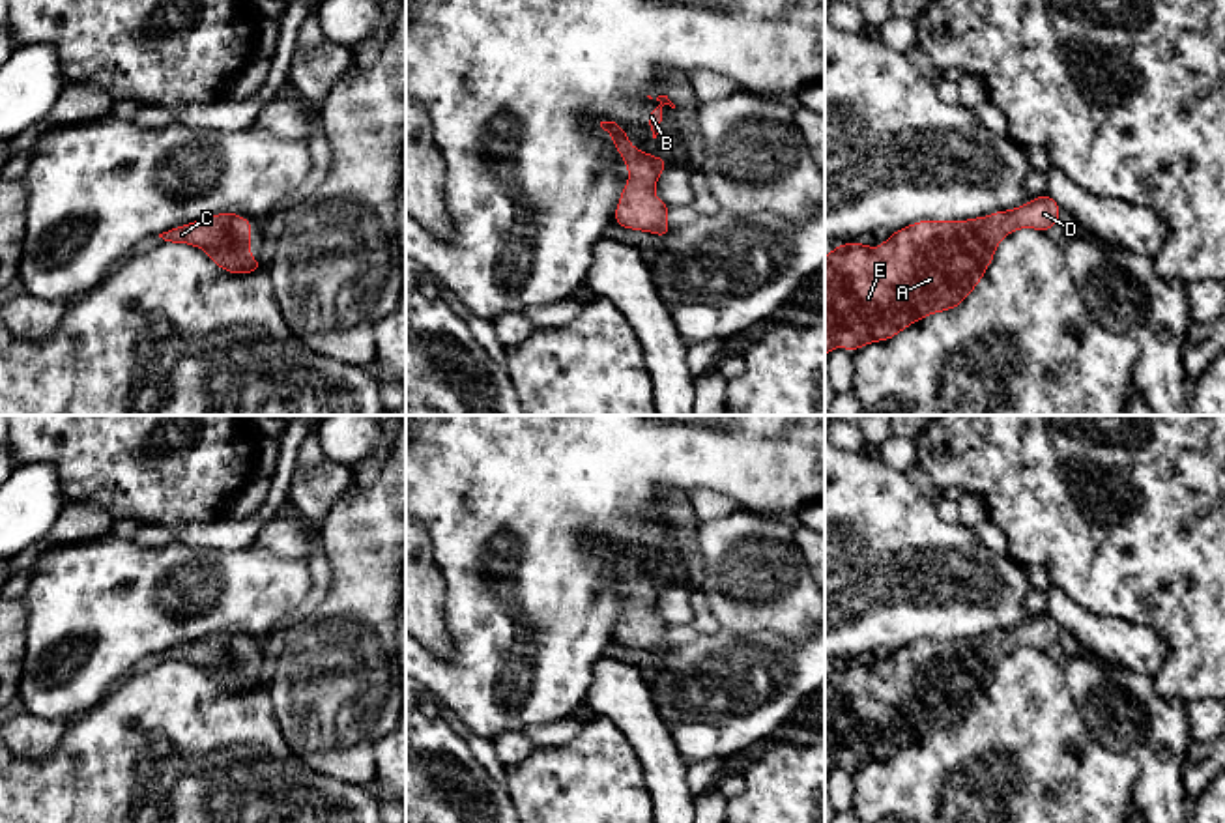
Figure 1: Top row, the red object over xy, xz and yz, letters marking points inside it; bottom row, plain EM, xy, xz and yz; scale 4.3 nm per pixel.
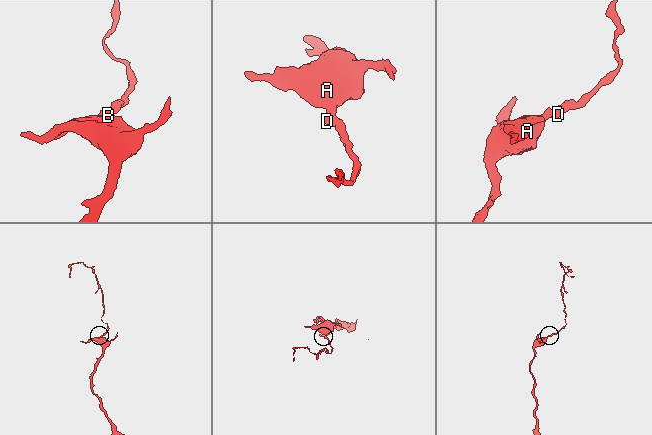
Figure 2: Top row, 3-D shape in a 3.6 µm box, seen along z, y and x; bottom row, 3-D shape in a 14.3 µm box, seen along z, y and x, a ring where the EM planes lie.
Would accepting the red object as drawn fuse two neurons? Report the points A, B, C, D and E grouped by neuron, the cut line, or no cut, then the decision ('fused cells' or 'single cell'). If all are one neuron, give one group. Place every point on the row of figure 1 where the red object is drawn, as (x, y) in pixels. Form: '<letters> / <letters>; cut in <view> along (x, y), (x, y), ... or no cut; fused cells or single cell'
A B C D E; no cut; single cell

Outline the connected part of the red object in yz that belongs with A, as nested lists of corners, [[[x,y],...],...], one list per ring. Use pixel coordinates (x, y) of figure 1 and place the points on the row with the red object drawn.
[[[1044,195],[1021,208],[993,211],[989,217],[969,221],[918,221],[890,234],[877,249],[858,241],[847,245],[840,243],[825,256],[825,355],[836,346],[855,352],[868,342],[888,340],[928,314],[961,305],[984,277],[1004,236],[1012,234],[1016,228],[1047,232],[1059,221],[1060,209],[1062,208],[1051,196]]]

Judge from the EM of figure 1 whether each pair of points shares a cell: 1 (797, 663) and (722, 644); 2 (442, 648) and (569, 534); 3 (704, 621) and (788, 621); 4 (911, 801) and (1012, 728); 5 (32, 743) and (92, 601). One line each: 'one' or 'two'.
1: one
2: two
3: two
4: one
5: two

